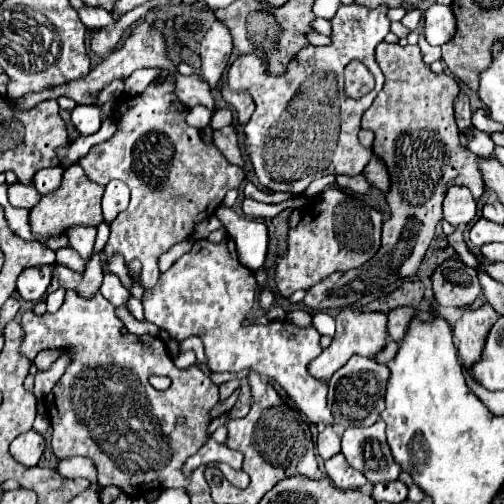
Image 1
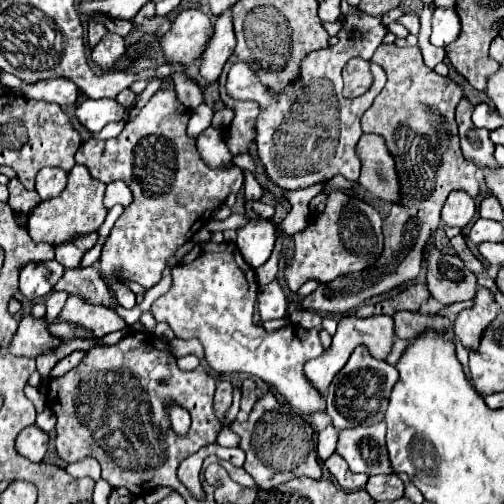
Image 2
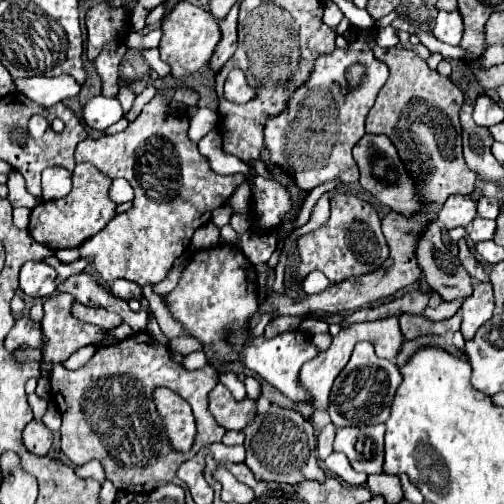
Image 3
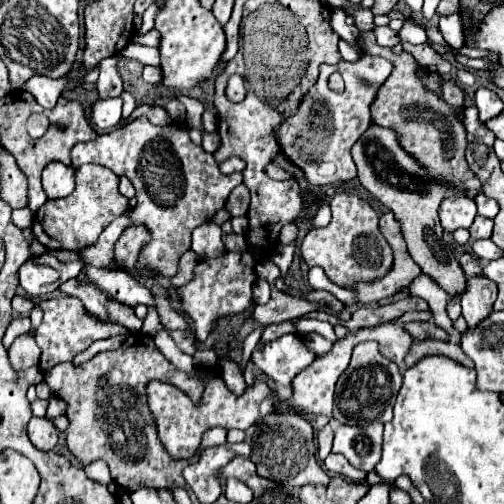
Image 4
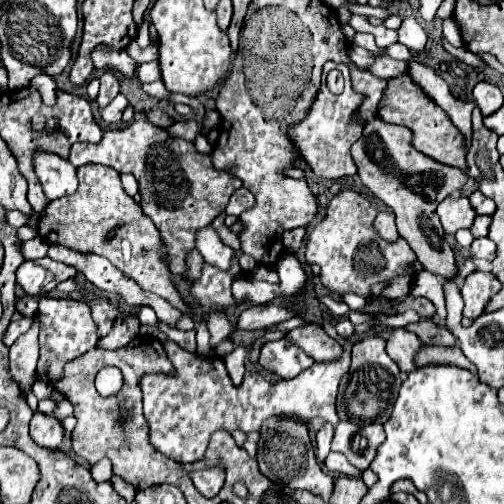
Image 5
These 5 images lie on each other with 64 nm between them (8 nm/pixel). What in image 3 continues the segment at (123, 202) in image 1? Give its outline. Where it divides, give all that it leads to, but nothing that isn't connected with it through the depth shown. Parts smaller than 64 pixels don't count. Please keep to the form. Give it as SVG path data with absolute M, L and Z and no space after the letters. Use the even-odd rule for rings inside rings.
M118 178L118 180L112 182L110 196L112 196L112 200L116 200L116 202L122 204L122 202L128 202L128 200L134 198L134 190L132 190L132 186L124 178Z

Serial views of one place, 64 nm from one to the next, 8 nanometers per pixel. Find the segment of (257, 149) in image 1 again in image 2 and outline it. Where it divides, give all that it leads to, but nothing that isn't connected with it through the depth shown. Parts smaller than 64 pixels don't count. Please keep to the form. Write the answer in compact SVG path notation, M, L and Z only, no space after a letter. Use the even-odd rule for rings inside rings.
M362 14L360 18L340 16L344 20L344 28L340 30L340 42L336 46L310 52L304 58L302 74L296 84L290 84L276 98L268 94L268 90L256 80L254 72L250 72L248 64L236 62L226 80L226 92L230 98L256 100L262 108L260 120L256 120L256 146L260 162L264 164L272 182L276 182L284 190L300 190L318 182L326 182L336 174L356 182L360 174L360 160L354 154L354 148L362 136L360 118L372 106L374 98L386 84L386 72L378 64L372 64L374 82L370 90L358 98L342 96L342 68L350 58L370 60L374 50L380 46L386 26L382 18L374 18Z

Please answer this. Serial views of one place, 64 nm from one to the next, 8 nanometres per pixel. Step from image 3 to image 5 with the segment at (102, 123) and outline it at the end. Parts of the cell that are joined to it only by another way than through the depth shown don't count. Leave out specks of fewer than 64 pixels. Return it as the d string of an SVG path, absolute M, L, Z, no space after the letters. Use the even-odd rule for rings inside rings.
M118 94L104 110L100 110L102 120L104 120L106 124L116 124L116 122L120 122L122 112L128 108L128 104L130 104L130 100L128 100L124 94Z

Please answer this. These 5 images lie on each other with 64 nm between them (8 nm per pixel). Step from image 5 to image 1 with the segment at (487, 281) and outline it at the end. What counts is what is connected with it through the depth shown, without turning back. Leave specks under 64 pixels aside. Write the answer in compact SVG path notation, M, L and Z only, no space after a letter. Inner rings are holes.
M484 302L478 310L462 310L462 316L454 326L454 344L458 348L462 364L468 368L480 358L488 328L492 328L496 318L498 314L488 302Z

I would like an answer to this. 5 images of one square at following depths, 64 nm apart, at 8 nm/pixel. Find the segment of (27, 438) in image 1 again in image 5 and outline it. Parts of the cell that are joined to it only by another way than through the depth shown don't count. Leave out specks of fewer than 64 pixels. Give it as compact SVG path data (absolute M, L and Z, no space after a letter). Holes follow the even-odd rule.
M36 412L30 420L30 436L38 446L56 450L64 440L64 428L56 416Z

